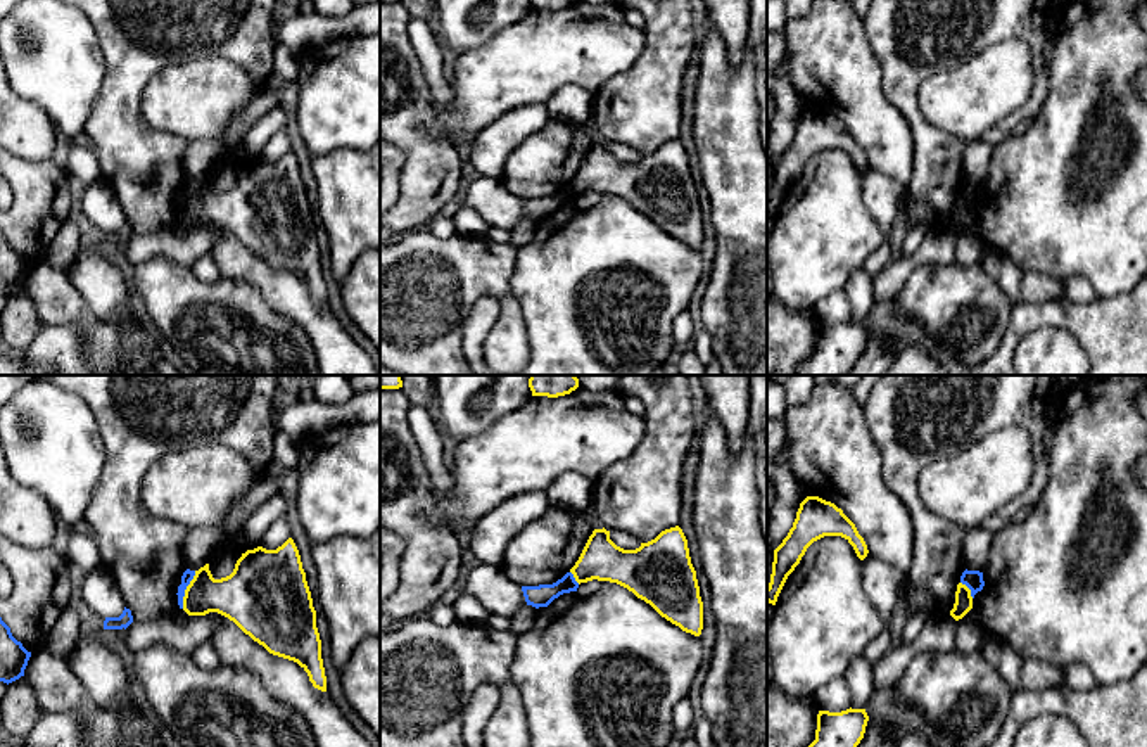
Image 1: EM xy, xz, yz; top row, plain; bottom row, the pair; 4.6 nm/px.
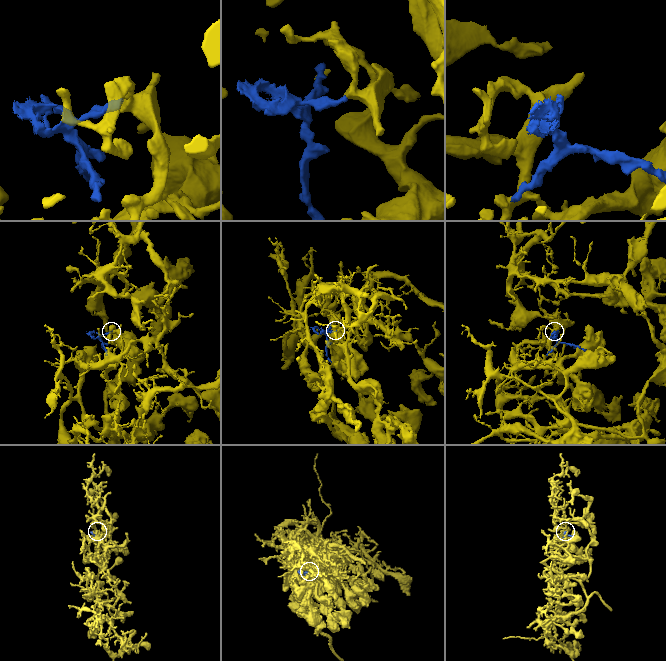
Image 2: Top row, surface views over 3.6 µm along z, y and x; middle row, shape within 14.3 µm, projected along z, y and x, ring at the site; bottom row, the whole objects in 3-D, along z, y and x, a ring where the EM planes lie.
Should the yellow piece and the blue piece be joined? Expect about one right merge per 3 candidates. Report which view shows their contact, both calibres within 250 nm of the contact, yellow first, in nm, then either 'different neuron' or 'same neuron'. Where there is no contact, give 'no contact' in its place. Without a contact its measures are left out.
xy | 220/50 nm | different neuron

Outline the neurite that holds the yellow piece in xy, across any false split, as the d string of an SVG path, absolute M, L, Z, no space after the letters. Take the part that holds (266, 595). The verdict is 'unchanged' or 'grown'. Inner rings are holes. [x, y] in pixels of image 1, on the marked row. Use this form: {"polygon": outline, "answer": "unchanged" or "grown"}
{"polygon": "M292 538L276 550L263 546L247 550L237 560L233 572L221 579L214 579L209 564L206 564L195 571L185 590L183 610L188 616L218 612L228 617L269 654L297 662L307 673L313 686L326 692L316 610L301 555Z", "answer": "unchanged"}

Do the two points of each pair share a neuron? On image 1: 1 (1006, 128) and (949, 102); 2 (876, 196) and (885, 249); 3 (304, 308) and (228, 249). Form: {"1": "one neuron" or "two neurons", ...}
{"1": "two neurons", "2": "one neuron", "3": "one neuron"}

